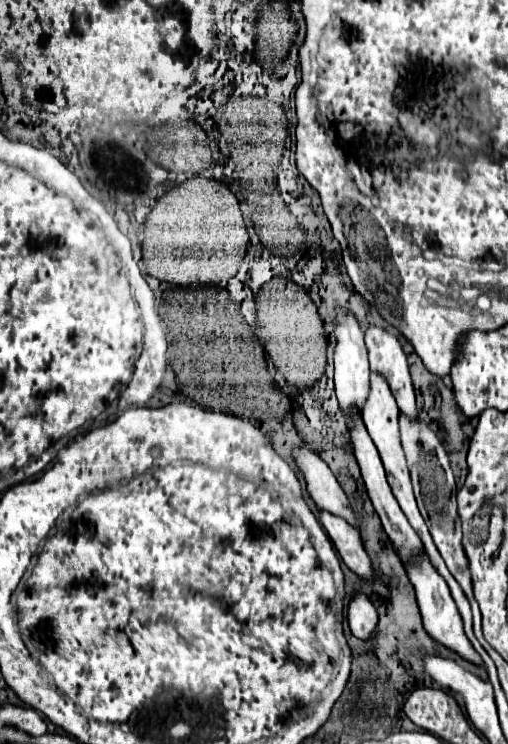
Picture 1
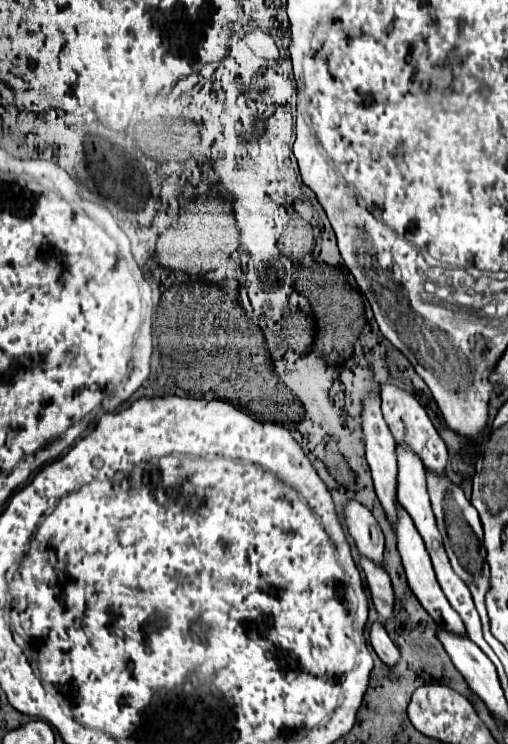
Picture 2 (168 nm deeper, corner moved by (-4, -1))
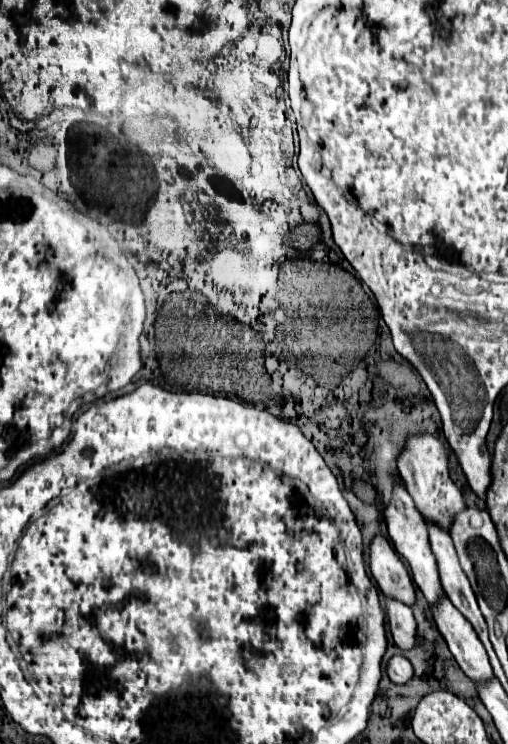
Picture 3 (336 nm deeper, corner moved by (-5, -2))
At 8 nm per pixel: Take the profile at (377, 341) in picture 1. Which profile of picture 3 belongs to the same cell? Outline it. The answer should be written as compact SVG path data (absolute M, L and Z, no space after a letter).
M415 435L407 439L407 445L403 449L403 453L397 459L397 467L399 473L405 481L405 487L409 491L409 495L415 501L417 511L429 521L435 523L439 527L443 527L443 531L449 531L455 515L459 511L465 511L465 499L461 489L451 481L449 477L449 465L447 465L447 447L433 435Z

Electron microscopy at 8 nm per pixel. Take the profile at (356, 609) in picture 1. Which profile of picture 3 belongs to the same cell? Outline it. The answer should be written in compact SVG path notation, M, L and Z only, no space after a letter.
M395 655L395 657L389 661L389 665L387 665L387 675L389 675L389 679L391 679L393 683L405 685L405 683L409 683L411 677L413 677L413 667L411 667L411 663L409 663L403 655Z

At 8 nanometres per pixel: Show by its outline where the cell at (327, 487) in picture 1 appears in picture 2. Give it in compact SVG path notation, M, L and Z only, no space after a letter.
M346 500L342 516L348 526L350 536L354 538L354 542L358 546L358 552L372 558L376 564L382 564L384 534L382 534L378 522L374 520L372 512L366 506L362 506L360 502Z

